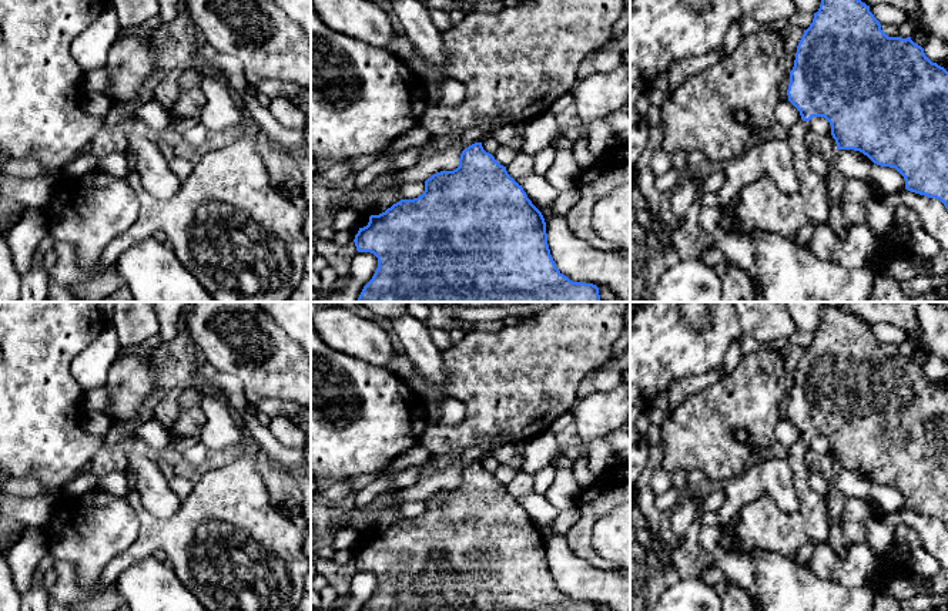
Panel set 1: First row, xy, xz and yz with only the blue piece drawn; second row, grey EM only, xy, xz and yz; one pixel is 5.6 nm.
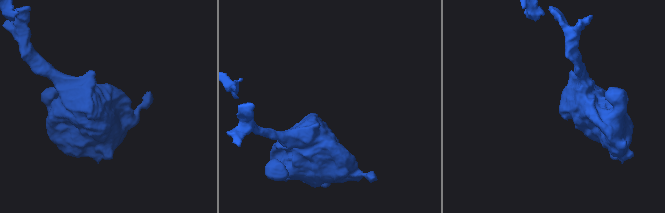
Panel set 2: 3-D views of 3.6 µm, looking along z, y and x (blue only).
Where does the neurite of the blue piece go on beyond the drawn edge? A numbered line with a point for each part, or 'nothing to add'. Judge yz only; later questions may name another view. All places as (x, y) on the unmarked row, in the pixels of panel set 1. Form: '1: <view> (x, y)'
1: yz (814, 509)

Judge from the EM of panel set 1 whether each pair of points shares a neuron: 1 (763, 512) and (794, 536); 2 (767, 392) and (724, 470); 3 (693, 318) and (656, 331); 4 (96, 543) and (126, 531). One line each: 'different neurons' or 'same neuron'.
1: same neuron
2: same neuron
3: different neurons
4: same neuron

